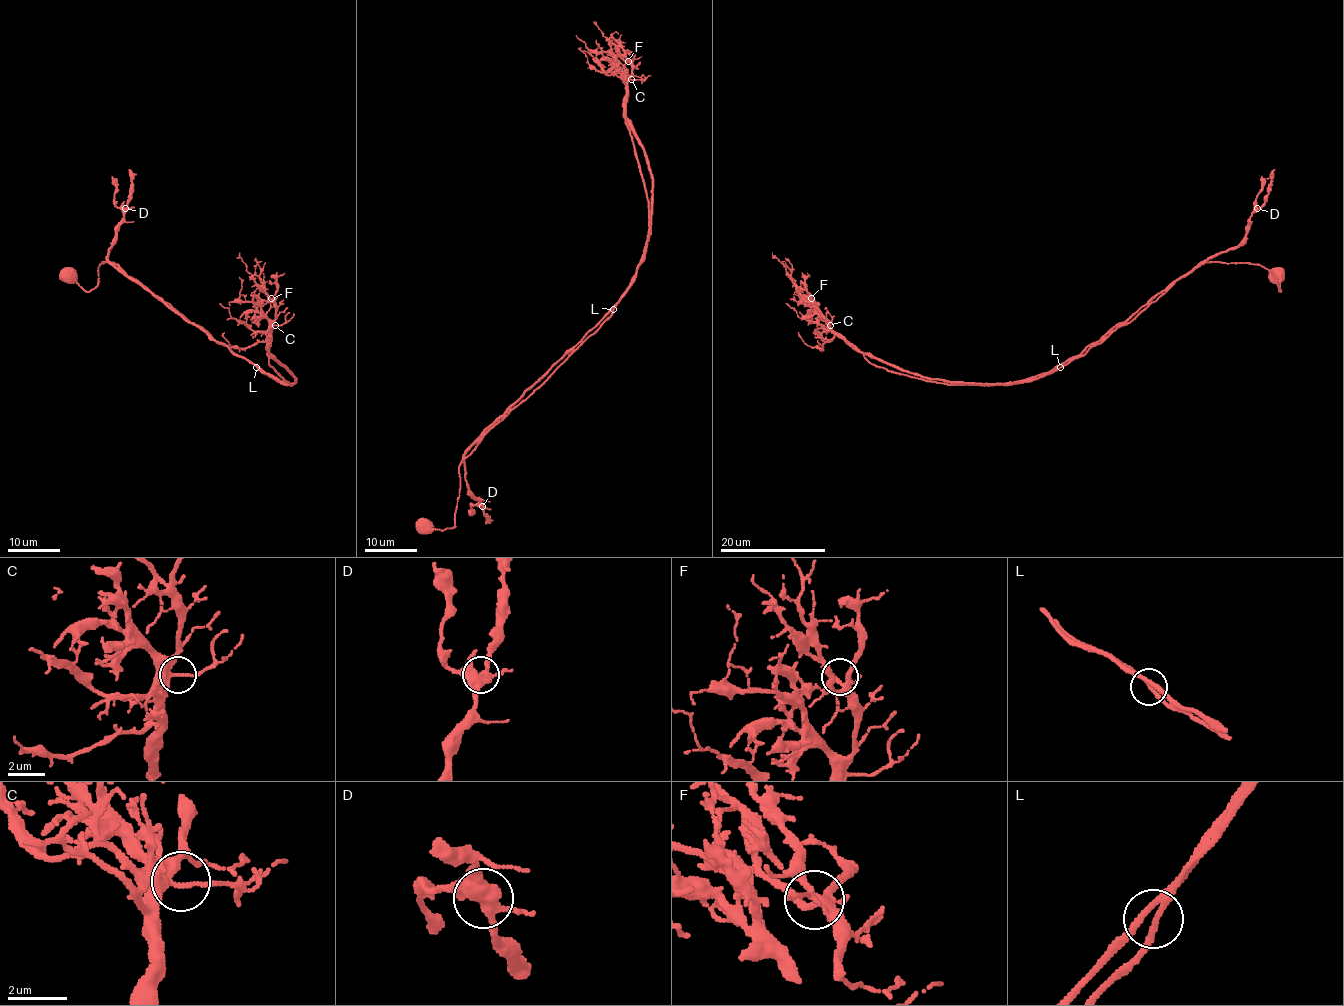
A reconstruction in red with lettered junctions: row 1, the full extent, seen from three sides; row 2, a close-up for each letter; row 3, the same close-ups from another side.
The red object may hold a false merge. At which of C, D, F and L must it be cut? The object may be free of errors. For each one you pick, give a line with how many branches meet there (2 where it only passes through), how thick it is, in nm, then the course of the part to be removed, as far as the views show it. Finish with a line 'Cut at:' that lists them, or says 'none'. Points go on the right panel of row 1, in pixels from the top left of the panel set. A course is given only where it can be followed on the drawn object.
Cut at: none

